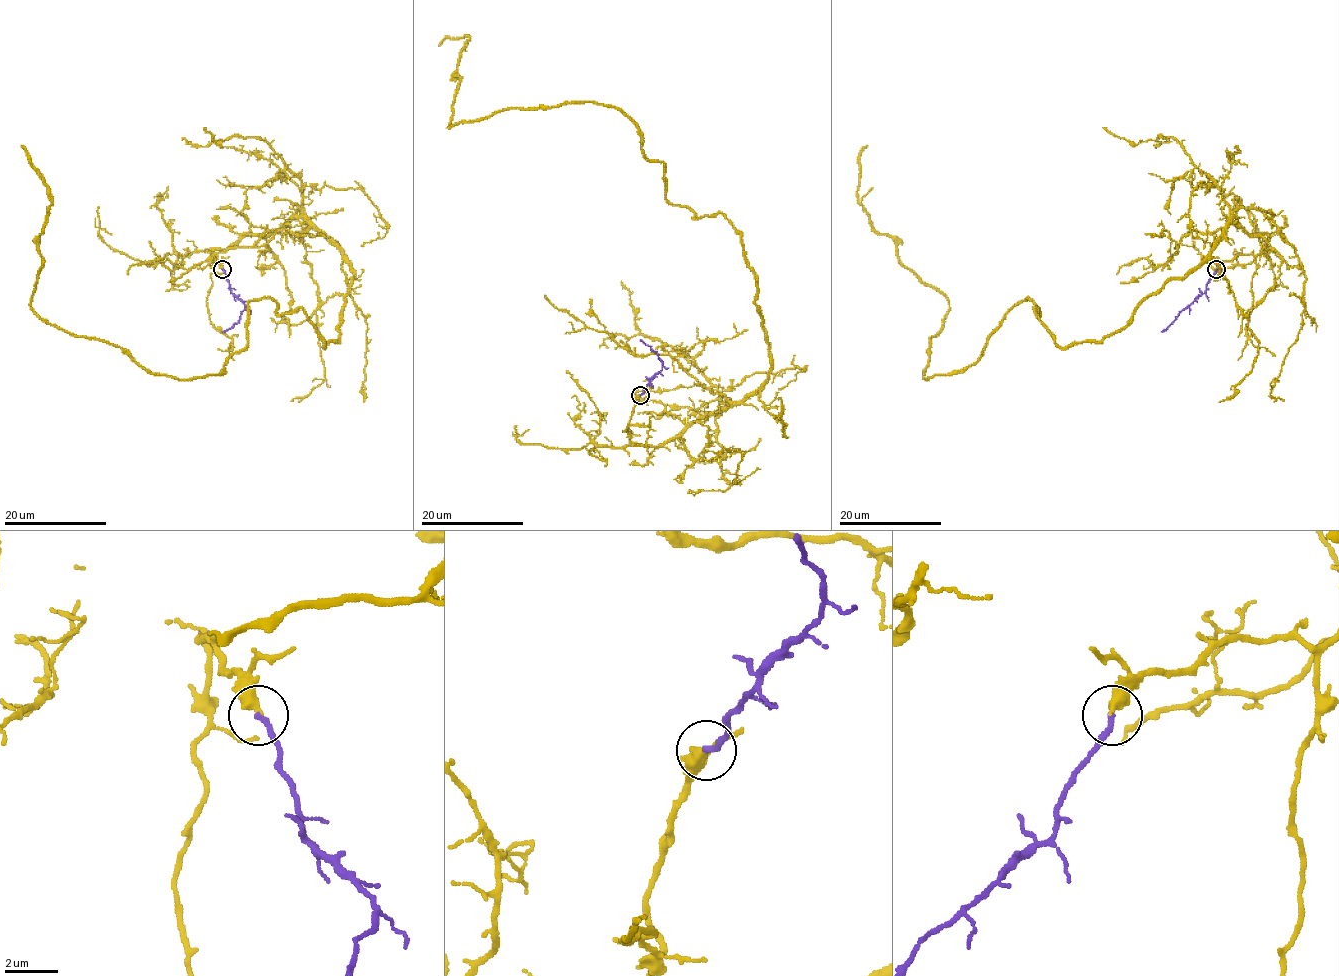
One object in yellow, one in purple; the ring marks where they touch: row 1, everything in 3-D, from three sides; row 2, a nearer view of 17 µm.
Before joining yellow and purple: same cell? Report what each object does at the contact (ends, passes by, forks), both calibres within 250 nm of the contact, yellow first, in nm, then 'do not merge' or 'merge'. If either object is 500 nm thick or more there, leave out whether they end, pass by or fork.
yellow ends | purple ends | 360/220 nm | merge

